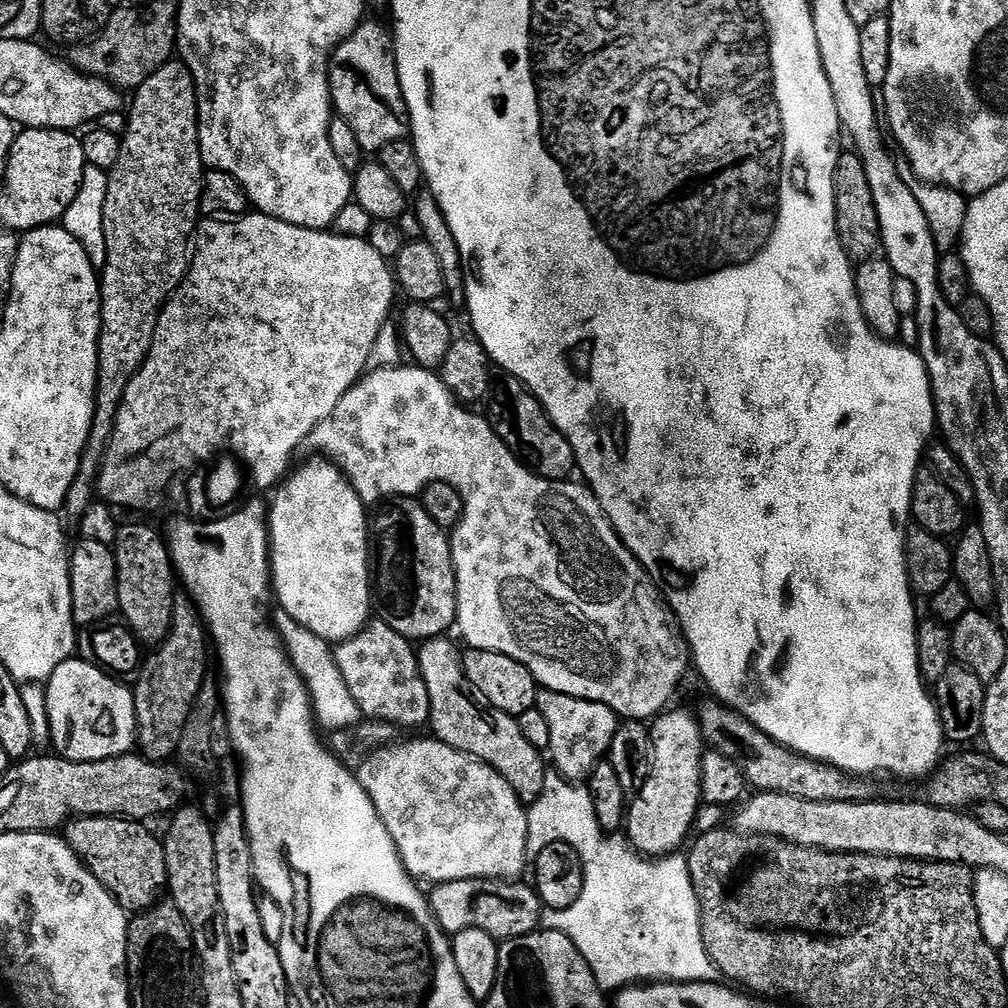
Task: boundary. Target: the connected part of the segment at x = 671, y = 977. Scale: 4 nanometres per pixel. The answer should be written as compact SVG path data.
M555 770L547 771L543 778L543 788L539 795L533 801L536 808L534 812L534 824L536 820L540 820L542 832L539 835L531 835L528 837L527 846L529 853L536 855L545 849L546 846L554 844L566 844L570 846L576 854L579 861L582 862L583 868L583 884L582 891L578 894L578 898L568 908L548 910L543 913L542 920L547 927L554 932L566 935L574 946L578 946L578 950L582 954L582 958L586 958L586 962L590 966L590 970L596 979L596 985L602 992L614 990L613 992L631 987L637 982L667 982L667 983L713 983L718 976L716 963L708 956L706 946L702 942L702 934L700 933L700 898L692 885L692 875L688 869L688 861L683 855L672 854L667 858L648 859L643 855L637 854L630 847L629 841L620 834L607 833L597 820L597 812L594 810L594 804L591 795L584 789L578 790L571 781L565 779L563 775Z

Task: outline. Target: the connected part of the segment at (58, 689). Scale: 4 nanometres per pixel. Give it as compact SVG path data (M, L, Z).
M73 658L62 662L58 670L46 681L47 696L45 706L49 718L49 734L51 747L61 760L73 760L76 764L98 762L106 758L122 756L133 751L138 740L136 722L136 697L127 683L107 676L100 668L90 666L84 660Z

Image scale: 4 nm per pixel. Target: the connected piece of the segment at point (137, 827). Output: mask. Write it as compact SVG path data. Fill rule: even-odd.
M114 816L76 818L66 828L68 844L84 867L129 914L155 909L168 887L161 837L144 828L143 823Z

